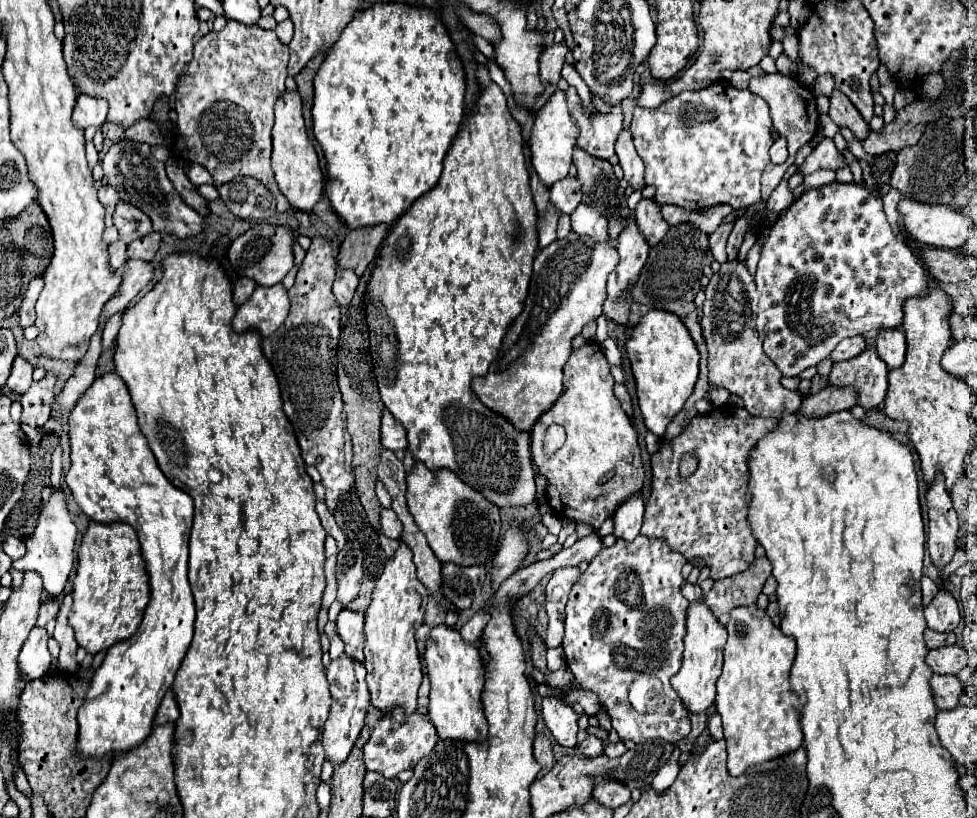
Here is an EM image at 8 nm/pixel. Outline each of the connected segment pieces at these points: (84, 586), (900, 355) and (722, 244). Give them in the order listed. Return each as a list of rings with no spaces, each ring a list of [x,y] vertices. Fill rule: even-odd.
[[[92,521],[78,549],[78,573],[74,579],[74,605],[70,625],[76,631],[76,641],[88,653],[110,649],[112,645],[136,635],[150,599],[148,573],[144,569],[142,551],[136,531],[126,523],[96,523]]]
[[[886,329],[876,337],[876,351],[886,361],[888,369],[898,369],[906,359],[906,339],[902,329]]]
[[[722,223],[712,235],[710,235],[710,251],[718,263],[726,261],[726,239],[732,231],[734,223]]]

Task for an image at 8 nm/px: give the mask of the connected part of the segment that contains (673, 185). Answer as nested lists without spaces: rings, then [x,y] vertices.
[[[718,81],[700,91],[682,91],[656,109],[636,107],[630,133],[634,137],[634,147],[646,165],[644,181],[646,185],[656,187],[654,201],[658,205],[668,203],[696,211],[720,203],[744,209],[762,201],[760,175],[770,163],[768,149],[774,143],[772,119],[768,103],[750,89],[736,89],[728,81]]]

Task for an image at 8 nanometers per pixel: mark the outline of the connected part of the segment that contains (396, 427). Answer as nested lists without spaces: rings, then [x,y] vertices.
[[[388,409],[382,413],[382,445],[390,451],[404,451],[408,447],[404,427],[390,415]]]

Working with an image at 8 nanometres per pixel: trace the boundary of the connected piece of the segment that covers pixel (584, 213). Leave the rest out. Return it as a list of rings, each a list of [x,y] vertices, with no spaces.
[[[580,203],[572,211],[570,217],[572,217],[572,231],[576,231],[578,235],[588,235],[596,243],[610,241],[610,235],[608,235],[608,219],[604,215],[600,215],[598,211],[594,211],[592,207]]]

